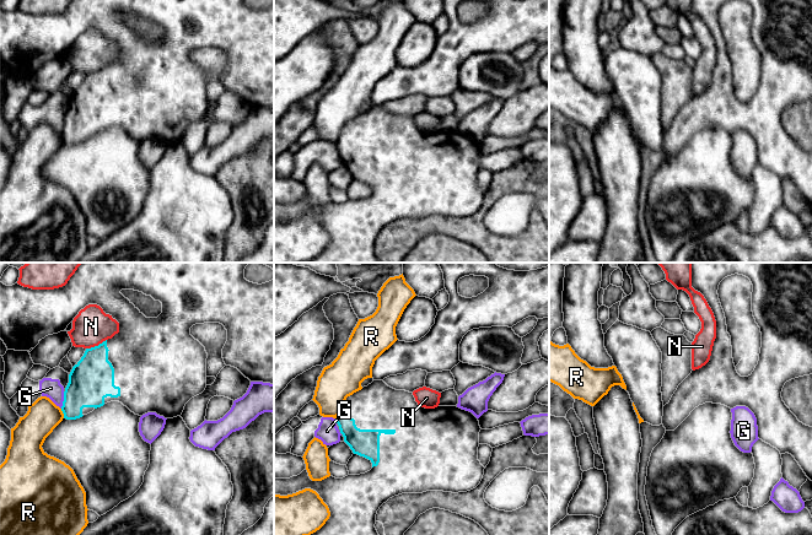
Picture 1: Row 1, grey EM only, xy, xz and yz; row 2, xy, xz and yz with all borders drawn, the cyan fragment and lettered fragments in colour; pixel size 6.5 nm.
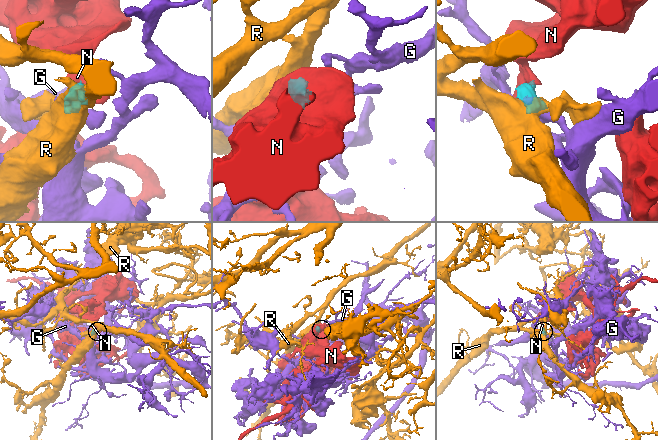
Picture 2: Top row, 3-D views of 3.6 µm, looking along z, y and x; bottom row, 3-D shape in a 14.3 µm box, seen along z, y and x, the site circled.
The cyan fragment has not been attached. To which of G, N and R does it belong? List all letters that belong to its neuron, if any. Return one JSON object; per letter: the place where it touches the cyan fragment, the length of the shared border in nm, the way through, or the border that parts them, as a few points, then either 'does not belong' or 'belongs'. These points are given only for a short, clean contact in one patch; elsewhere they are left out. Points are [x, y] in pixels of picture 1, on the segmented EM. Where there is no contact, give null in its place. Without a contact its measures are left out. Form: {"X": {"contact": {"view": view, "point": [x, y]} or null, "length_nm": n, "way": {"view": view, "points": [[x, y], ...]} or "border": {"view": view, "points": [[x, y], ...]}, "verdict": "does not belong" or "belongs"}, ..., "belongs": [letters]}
{"G": {"contact": {"view": "xy", "point": [64, 400]}, "length_nm": 110, "border": {"view": "xy", "points": [[64, 392], [60, 407]]}, "verdict": "does not belong"}, "N": {"contact": {"view": "xy", "point": [96, 346]}, "length_nm": 150, "border": {"view": "xy", "points": [[106, 339], [86, 349]]}, "verdict": "does not belong"}, "R": {"contact": {"view": "xy", "point": [63, 412]}, "length_nm": 70, "border": {"view": "xy", "points": [[60, 409], [64, 417]]}, "verdict": "does not belong"}, "belongs": []}

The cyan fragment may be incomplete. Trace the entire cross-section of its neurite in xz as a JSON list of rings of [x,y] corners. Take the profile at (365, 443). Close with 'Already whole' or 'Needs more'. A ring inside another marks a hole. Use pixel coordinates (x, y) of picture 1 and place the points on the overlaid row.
[[[373,380],[346,398],[337,423],[353,453],[372,463],[370,471],[343,479],[329,476],[322,481],[312,481],[306,469],[290,479],[274,477],[275,495],[287,496],[311,488],[328,506],[329,519],[311,535],[378,535],[376,514],[389,498],[426,491],[467,492],[483,479],[485,468],[478,460],[479,421],[457,406],[425,409],[415,401],[413,393]]]. Needs more

